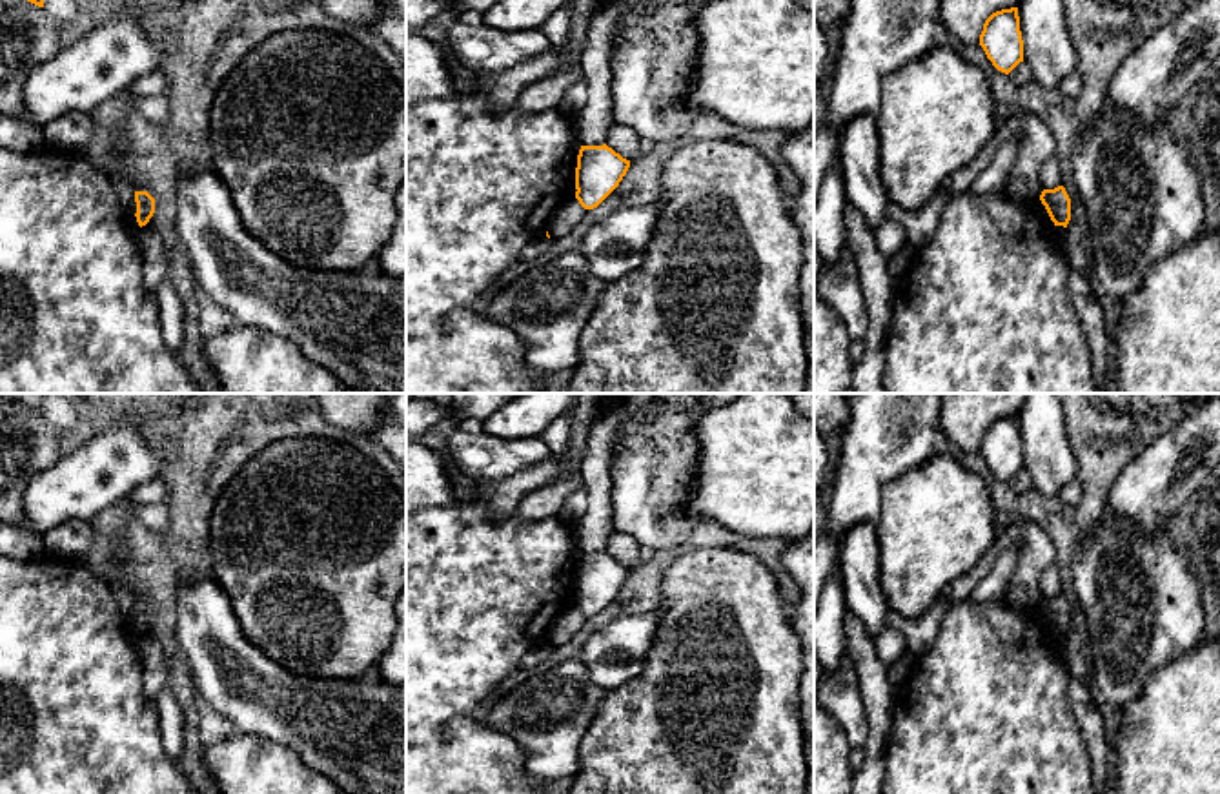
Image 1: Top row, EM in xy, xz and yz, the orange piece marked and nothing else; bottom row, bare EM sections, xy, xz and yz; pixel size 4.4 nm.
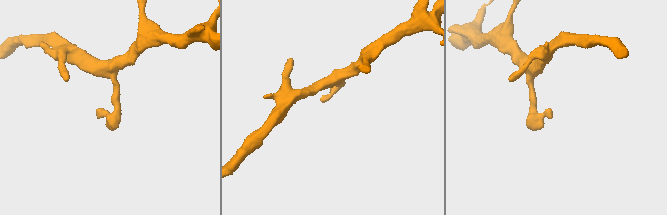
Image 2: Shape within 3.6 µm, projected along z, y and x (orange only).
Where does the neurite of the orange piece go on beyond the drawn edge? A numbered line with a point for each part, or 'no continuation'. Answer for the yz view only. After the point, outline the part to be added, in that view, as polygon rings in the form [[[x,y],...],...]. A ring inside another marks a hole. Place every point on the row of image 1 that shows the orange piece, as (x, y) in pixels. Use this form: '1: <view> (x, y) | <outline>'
no continuation

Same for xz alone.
no continuation

